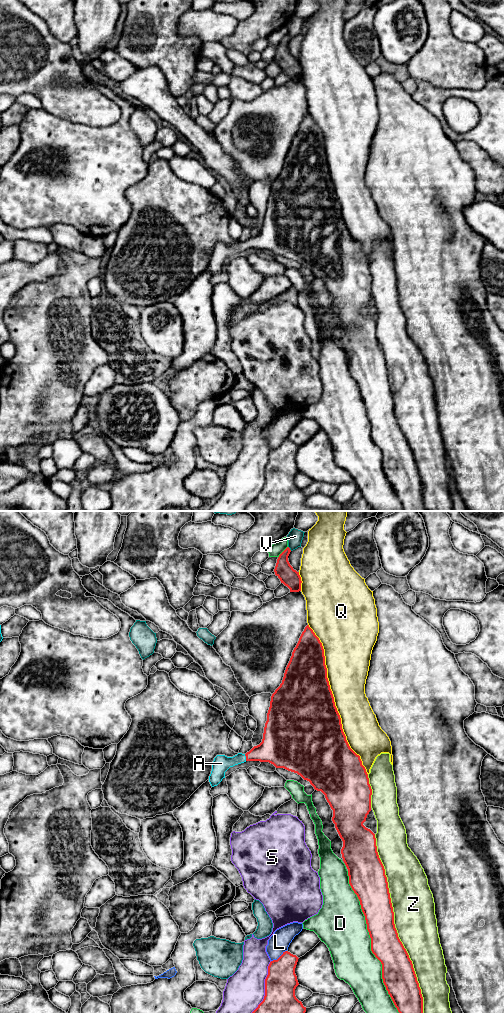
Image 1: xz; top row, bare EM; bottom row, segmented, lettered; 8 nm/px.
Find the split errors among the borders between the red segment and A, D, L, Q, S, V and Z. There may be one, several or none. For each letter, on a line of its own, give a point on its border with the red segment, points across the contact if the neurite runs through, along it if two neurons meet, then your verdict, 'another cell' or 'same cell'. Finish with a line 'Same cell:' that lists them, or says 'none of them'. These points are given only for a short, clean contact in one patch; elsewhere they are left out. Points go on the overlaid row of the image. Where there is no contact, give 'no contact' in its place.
A: contact xz (246, 757); same cell
D: contact xz (371, 942); another cell
L: contact xz (279, 957); another cell
Q: contact xz (333, 699); another cell
S: contact xz (265, 987); another cell
V: contact xz (289, 548); another cell
Z: contact xz (393, 923); another cell
Same cell: A

